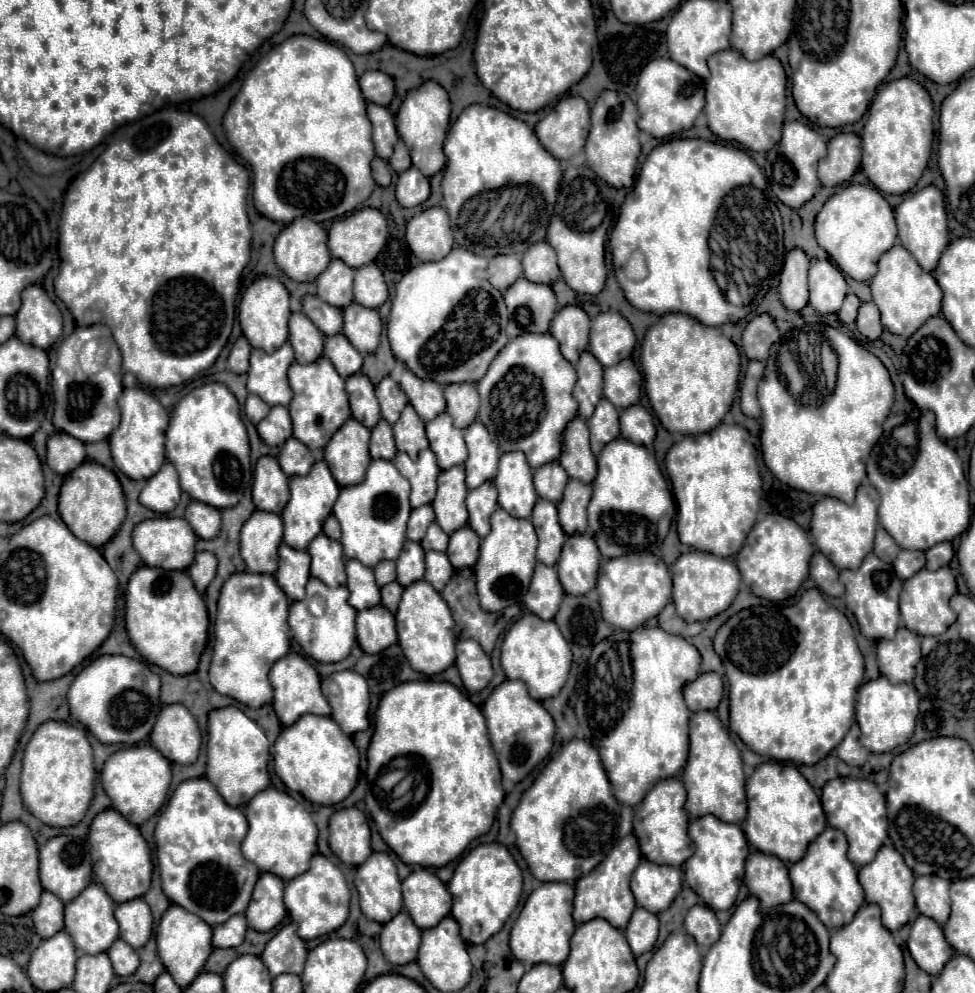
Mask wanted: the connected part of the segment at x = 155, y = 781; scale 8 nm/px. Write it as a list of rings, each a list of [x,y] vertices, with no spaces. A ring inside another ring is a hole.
[[[136,745],[116,751],[108,757],[100,773],[102,787],[112,799],[114,809],[120,811],[134,825],[142,825],[162,807],[170,789],[170,779],[170,761],[158,749],[152,749],[152,745]]]

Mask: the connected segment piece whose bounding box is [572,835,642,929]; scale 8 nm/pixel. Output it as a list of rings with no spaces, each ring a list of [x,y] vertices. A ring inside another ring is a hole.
[[[628,835],[612,849],[612,853],[608,853],[608,857],[596,869],[592,869],[592,873],[580,877],[576,881],[576,897],[574,897],[574,913],[572,913],[574,921],[584,923],[594,917],[602,917],[612,927],[624,929],[636,907],[632,891],[630,891],[630,879],[632,879],[632,873],[634,873],[636,865],[640,863],[640,859],[642,859],[642,855],[640,855],[636,837]]]

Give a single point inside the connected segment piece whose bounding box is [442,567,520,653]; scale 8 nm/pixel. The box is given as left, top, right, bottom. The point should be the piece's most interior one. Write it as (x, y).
(471, 620)

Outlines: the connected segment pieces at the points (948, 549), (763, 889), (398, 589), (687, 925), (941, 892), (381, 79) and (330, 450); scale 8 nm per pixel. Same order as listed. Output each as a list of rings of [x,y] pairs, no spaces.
[[[944,541],[944,543],[934,545],[932,549],[926,551],[926,567],[932,569],[932,571],[940,569],[940,567],[948,565],[952,557],[954,557],[954,549],[952,549],[952,545],[948,541]]]
[[[760,851],[750,853],[746,861],[744,883],[750,893],[760,899],[760,905],[764,905],[764,909],[788,903],[792,899],[788,869],[774,855],[766,855]]]
[[[394,581],[392,585],[384,585],[384,587],[382,587],[382,605],[384,605],[390,613],[396,613],[402,591],[404,591],[404,587],[402,587],[400,583],[396,583],[396,581]]]
[[[694,905],[688,911],[688,915],[684,919],[684,929],[704,949],[712,947],[720,939],[720,925],[718,925],[712,909],[708,909],[704,905]]]
[[[916,877],[914,881],[914,897],[916,909],[932,917],[938,925],[944,925],[950,917],[950,895],[948,895],[948,881],[940,881],[940,877]]]
[[[366,71],[360,79],[360,89],[362,95],[368,103],[376,103],[376,105],[388,105],[394,97],[394,81],[390,75],[382,73],[382,71]]]
[[[350,417],[326,445],[324,461],[328,463],[340,487],[356,485],[364,479],[364,473],[372,459],[368,453],[368,443],[370,429]]]

